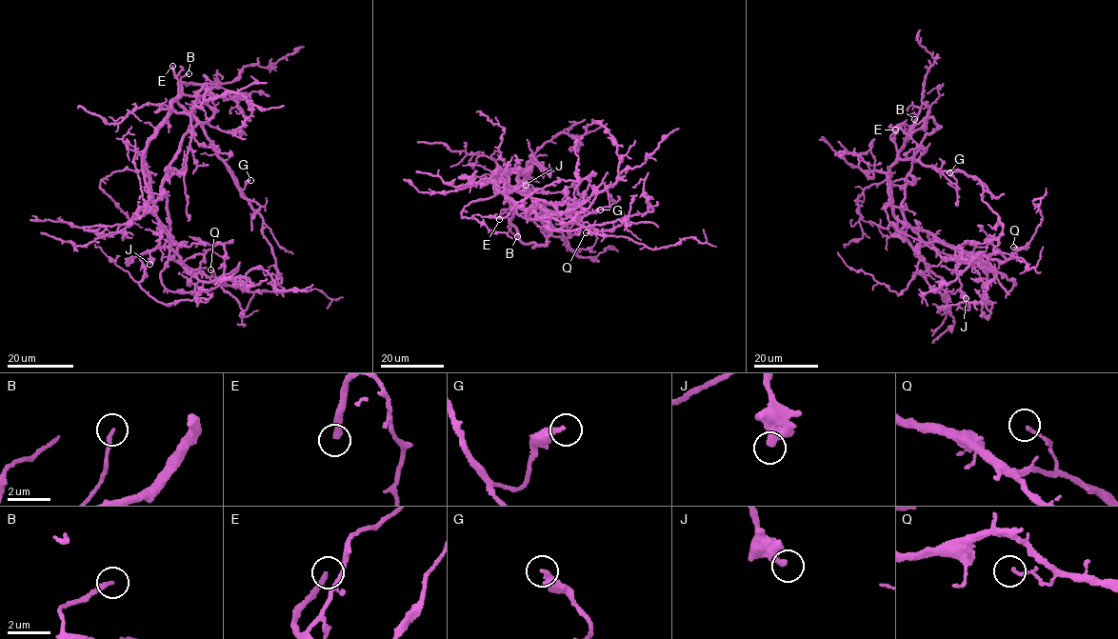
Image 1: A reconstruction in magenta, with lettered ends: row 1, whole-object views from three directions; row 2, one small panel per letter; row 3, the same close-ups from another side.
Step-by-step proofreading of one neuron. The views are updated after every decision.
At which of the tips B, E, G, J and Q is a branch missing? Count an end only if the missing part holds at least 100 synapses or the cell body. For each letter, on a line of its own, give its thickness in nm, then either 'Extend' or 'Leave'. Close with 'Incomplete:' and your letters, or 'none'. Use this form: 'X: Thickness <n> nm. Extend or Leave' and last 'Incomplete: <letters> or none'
B: Thickness 200 nm. Leave
E: Thickness 240 nm. Extend
G: Thickness 280 nm. Leave
J: Thickness 380 nm. Leave
Q: Thickness 130 nm. Leave
Incomplete: E

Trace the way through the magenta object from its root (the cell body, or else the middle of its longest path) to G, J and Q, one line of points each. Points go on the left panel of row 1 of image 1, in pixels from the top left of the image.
G: (176, 154), (183, 134), (200, 122), (238, 188), (243, 189), (250, 180)
J: (176, 154), (154, 208), (163, 233), (159, 245), (149, 252), (149, 264)
Q: (176, 154), (163, 181), (163, 194), (144, 188), (146, 148), (148, 188), (173, 257), (215, 276), (210, 269)

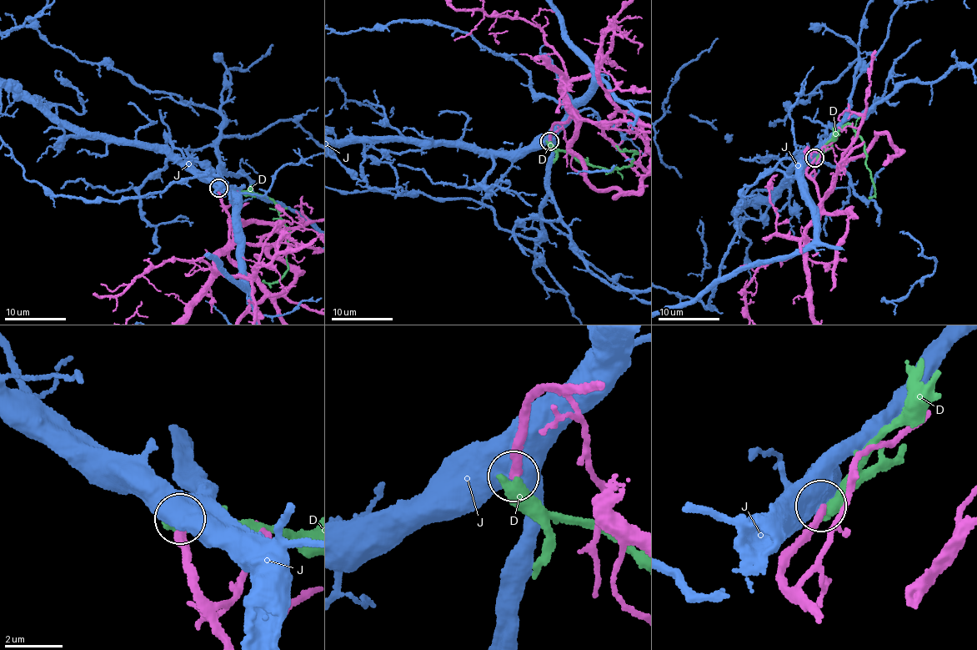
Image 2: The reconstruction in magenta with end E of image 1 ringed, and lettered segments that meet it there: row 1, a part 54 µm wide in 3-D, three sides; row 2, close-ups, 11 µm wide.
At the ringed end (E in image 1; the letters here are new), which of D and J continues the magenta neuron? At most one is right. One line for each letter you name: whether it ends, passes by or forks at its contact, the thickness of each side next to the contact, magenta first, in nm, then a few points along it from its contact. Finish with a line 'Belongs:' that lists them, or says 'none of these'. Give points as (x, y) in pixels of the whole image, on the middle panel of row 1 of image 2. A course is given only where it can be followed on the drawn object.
Belongs: none of these

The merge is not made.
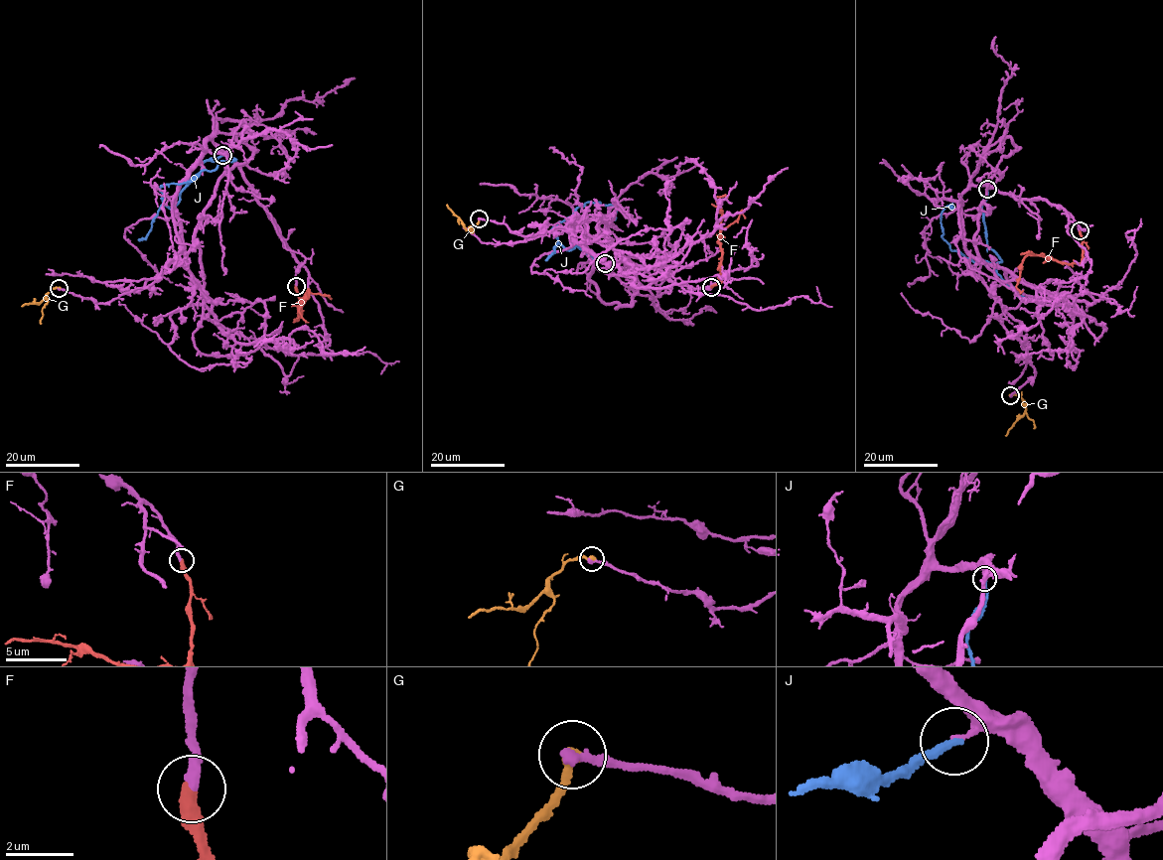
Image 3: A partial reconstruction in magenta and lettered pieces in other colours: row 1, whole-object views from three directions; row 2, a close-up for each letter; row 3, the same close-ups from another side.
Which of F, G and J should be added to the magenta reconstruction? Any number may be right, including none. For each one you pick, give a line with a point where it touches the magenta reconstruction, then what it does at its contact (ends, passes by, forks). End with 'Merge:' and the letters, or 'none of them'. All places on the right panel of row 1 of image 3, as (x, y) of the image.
F: contact (1080, 230); it ends
Merge: F

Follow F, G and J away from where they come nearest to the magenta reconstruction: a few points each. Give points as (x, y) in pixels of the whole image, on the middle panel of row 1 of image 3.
F: (711, 287), (719, 280), (722, 256), (719, 240), (721, 215), (715, 199), (728, 198)
G: (480, 218), (472, 229), (467, 230), (446, 205)
J: (605, 263), (575, 244), (574, 248), (567, 249), (551, 231), (587, 202), (613, 205), (614, 218)

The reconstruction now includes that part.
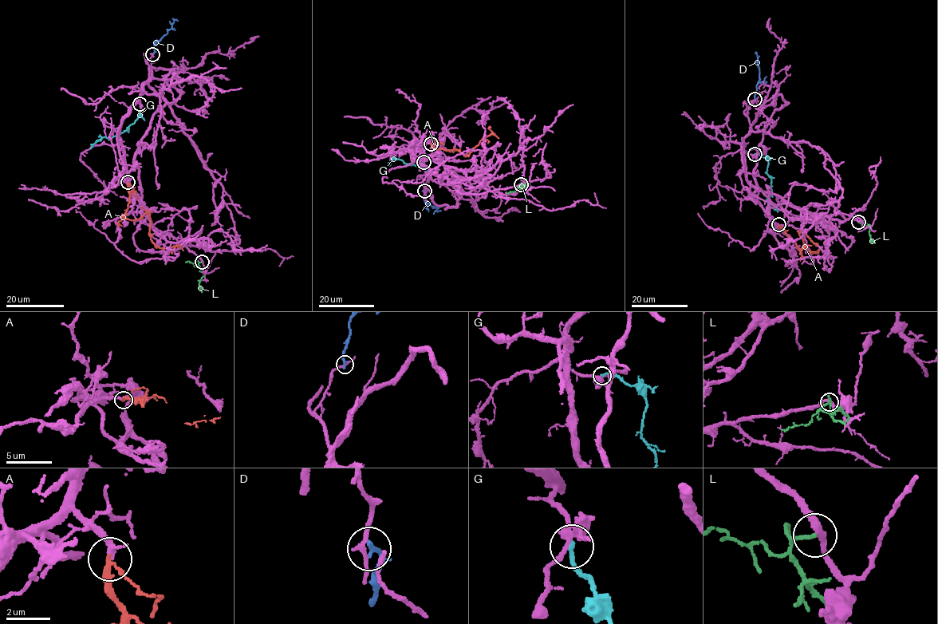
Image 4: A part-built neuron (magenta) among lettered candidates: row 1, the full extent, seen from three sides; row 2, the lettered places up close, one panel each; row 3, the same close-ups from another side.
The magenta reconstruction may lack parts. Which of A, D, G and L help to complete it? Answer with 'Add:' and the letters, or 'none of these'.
Add: A

